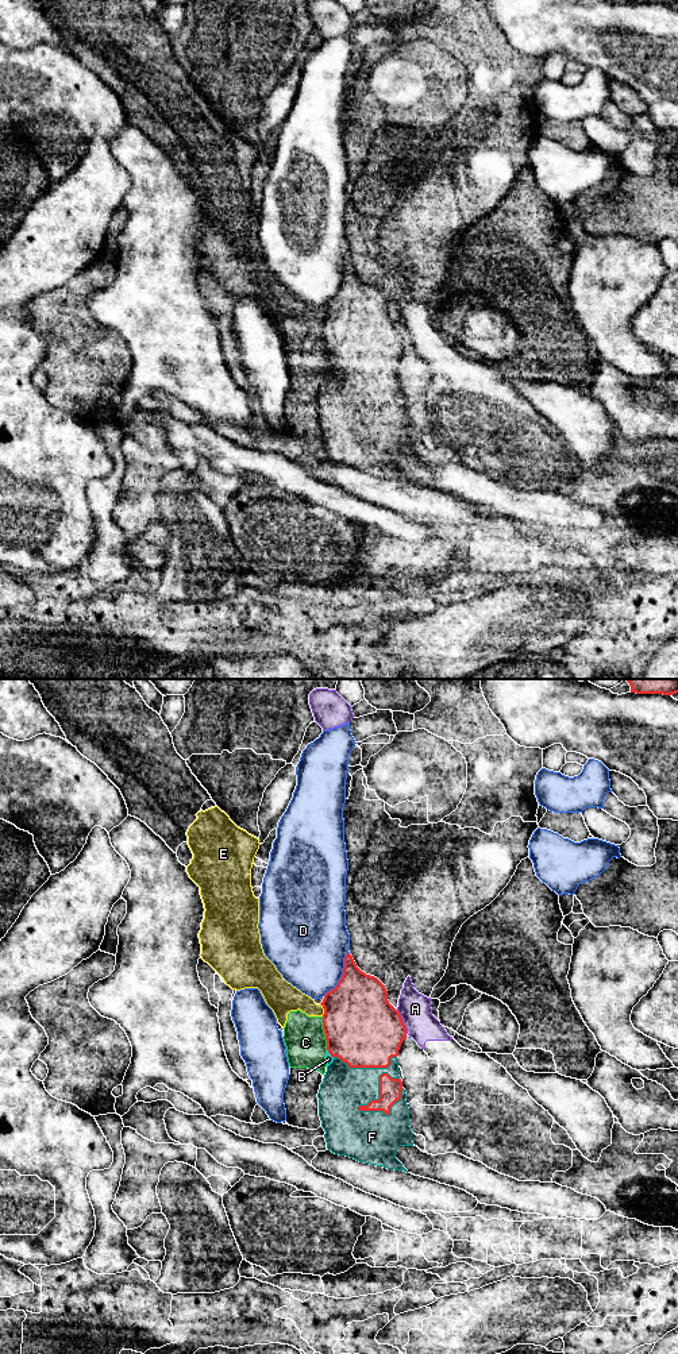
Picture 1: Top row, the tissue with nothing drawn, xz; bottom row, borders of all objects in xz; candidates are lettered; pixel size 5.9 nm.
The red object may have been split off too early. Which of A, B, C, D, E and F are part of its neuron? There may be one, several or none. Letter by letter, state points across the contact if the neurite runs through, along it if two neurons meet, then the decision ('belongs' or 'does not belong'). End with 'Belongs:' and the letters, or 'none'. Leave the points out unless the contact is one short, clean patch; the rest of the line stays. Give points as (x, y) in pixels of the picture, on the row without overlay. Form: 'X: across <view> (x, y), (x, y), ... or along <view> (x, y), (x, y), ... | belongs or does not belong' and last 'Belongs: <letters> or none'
A: does not belong
B: does not belong
C: does not belong
D: does not belong
E: along xz (320, 312), (323, 324) | does not belong
F: belongs
Belongs: F

